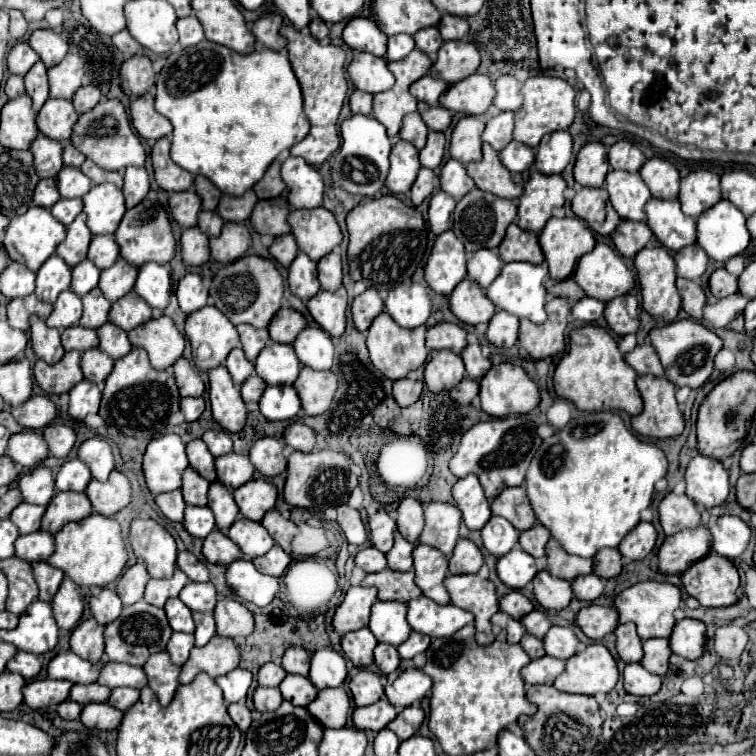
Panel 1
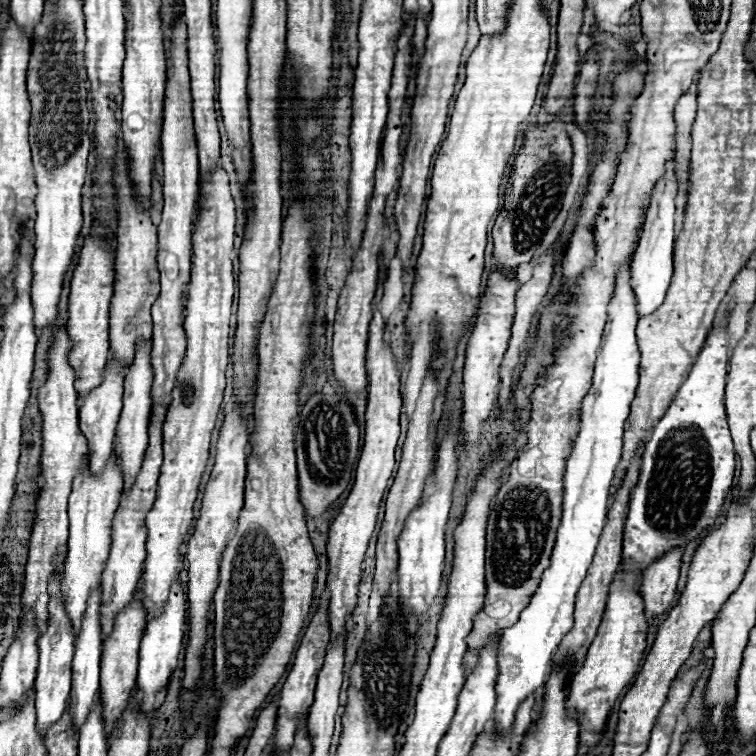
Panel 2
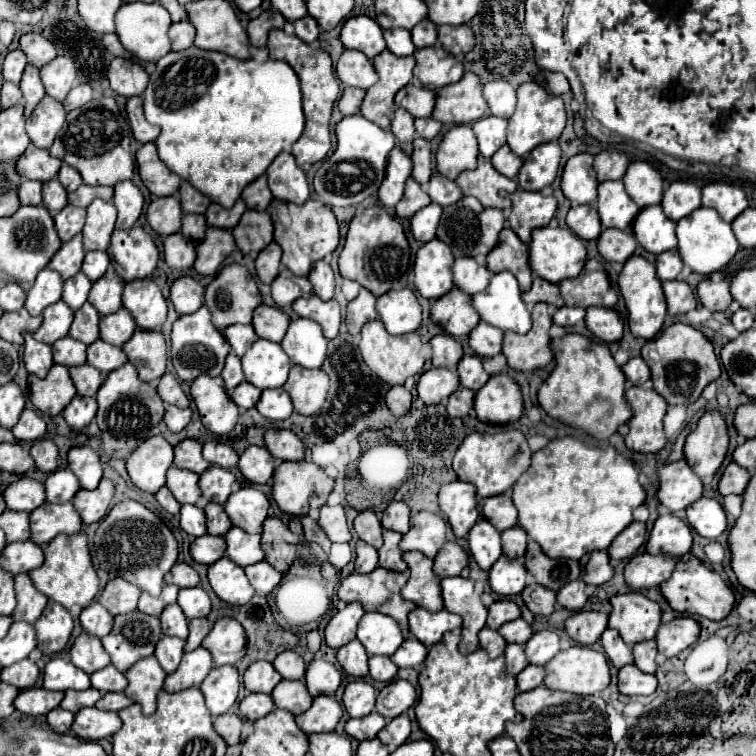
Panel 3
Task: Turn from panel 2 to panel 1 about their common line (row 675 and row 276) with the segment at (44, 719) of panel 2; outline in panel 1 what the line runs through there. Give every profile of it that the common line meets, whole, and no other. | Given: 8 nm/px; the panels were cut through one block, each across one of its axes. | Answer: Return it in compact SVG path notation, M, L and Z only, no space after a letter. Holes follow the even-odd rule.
M52 254L36 274L36 296L42 302L54 304L62 290L70 288L70 266Z

